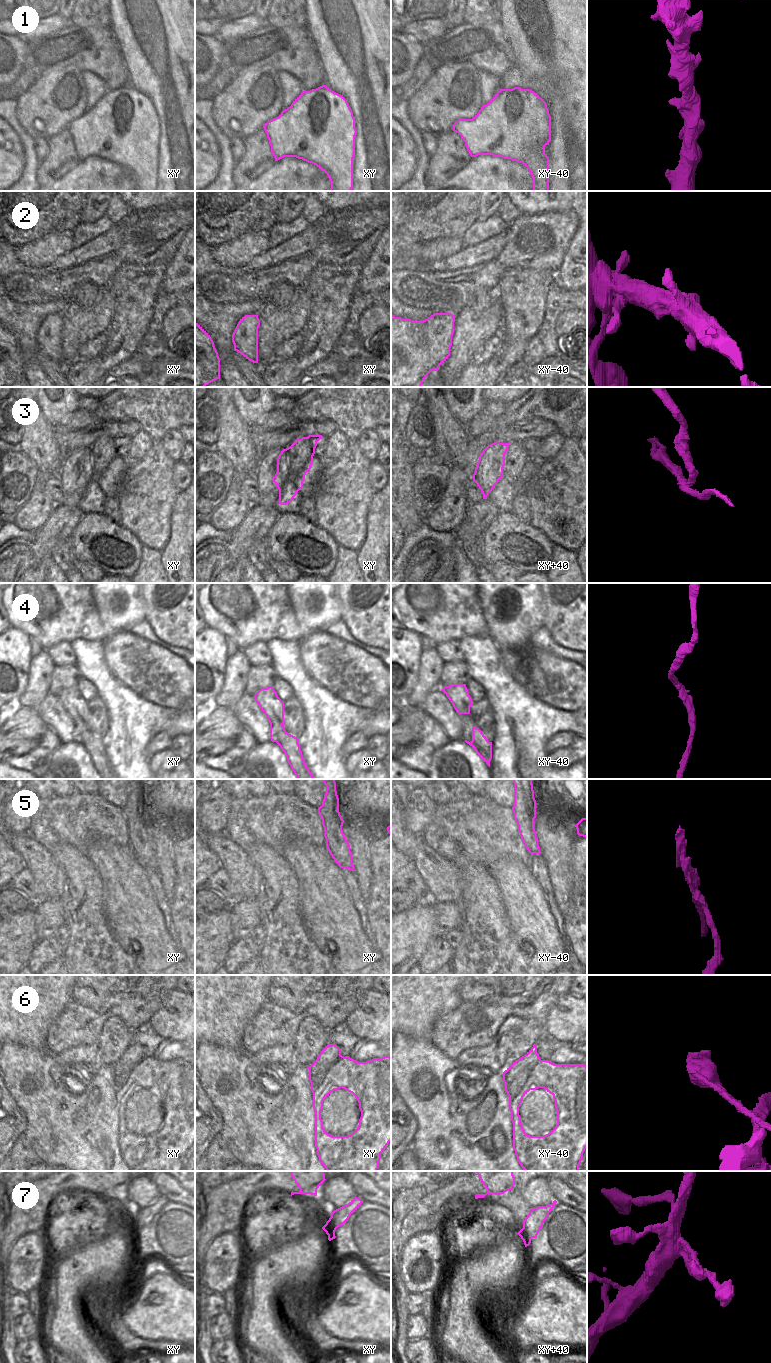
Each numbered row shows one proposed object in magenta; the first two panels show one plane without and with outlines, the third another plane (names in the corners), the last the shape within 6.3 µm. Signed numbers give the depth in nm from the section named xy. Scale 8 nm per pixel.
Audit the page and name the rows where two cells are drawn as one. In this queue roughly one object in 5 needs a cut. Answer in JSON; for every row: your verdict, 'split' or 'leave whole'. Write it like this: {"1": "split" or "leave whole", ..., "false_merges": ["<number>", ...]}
{"1": "leave whole", "2": "leave whole", "3": "split", "4": "leave whole", "5": "split", "6": "split", "7": "split", "false_merges": ["3", "5", "6", "7"]}

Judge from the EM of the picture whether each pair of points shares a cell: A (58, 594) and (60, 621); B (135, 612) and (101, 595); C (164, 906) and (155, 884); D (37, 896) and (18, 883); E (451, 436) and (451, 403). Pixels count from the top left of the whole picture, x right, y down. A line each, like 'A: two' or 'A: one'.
A: one
B: one
C: one
D: one
E: two

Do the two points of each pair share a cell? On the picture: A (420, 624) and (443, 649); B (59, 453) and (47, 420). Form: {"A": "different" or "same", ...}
{"A": "different", "B": "same"}

